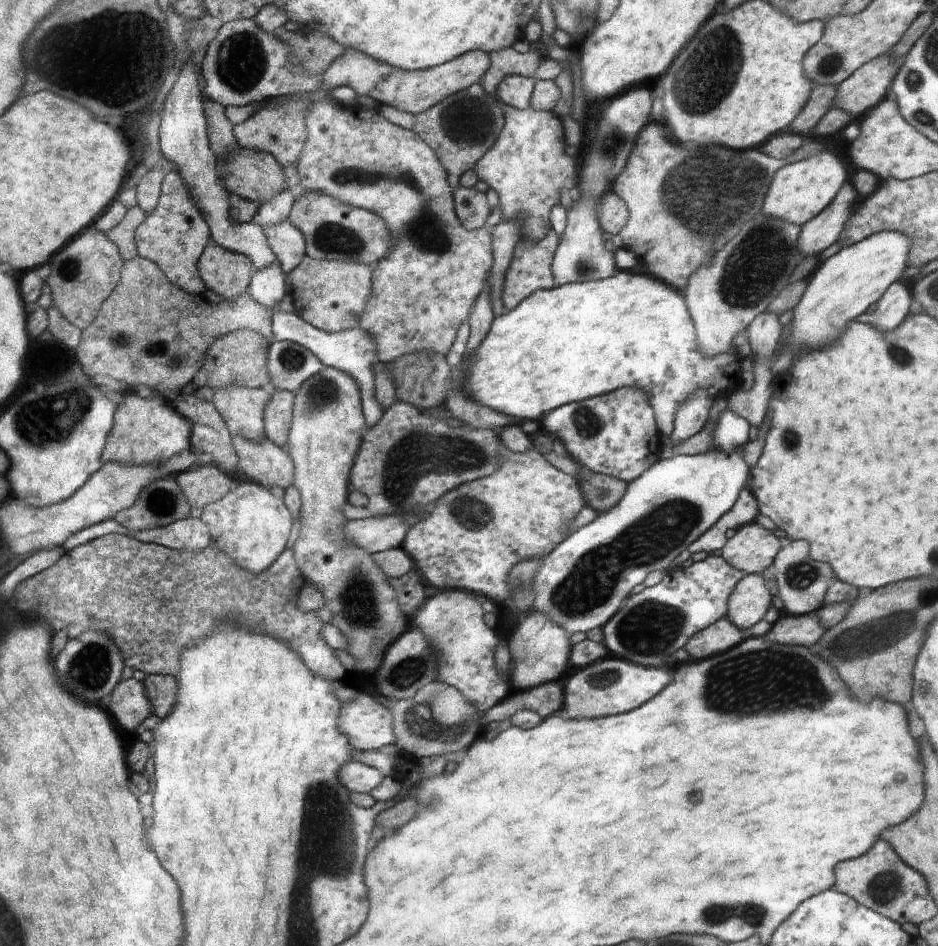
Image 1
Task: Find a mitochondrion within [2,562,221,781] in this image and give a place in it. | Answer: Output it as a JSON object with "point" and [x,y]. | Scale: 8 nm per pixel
{"point":[89,670]}

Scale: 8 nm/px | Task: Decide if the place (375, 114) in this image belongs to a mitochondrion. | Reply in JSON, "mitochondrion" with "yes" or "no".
{"mitochondrion":"no"}

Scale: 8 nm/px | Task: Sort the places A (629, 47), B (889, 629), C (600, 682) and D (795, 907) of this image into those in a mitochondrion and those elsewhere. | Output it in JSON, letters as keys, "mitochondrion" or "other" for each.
{"A":"other","B":"mitochondrion","C":"mitochondrion","D":"other"}

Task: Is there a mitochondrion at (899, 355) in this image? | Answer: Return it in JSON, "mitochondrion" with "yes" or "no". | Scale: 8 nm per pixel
{"mitochondrion":"yes"}

